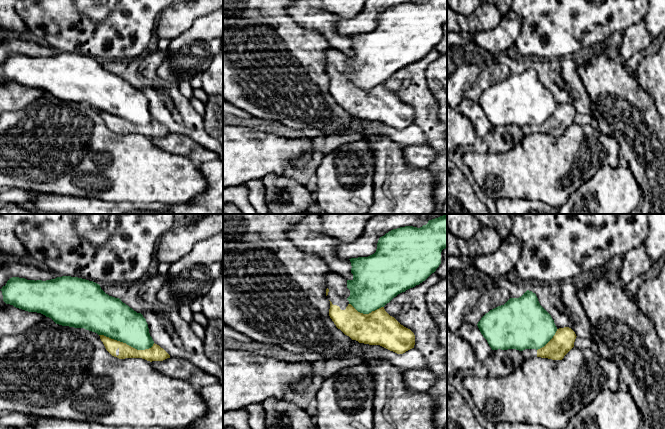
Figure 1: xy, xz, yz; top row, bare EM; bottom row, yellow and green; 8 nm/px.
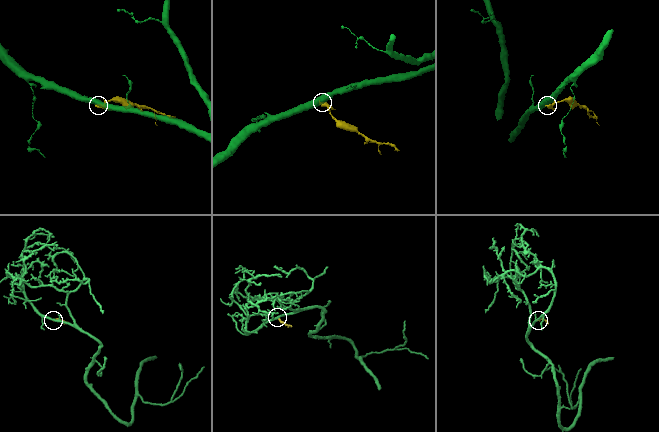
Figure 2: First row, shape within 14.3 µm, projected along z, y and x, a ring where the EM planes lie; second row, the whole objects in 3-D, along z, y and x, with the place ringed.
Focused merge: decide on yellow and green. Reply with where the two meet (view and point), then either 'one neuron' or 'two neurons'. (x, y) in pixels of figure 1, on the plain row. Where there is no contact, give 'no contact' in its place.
meets yellow in xy at (126, 120); two neurons

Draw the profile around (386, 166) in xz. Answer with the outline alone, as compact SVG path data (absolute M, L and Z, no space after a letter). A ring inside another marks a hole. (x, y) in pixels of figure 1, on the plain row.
M374 129L365 130L359 138L370 143L375 164L373 204L365 214L433 214L435 189L441 177L427 168L415 169L408 166L403 158L405 146Z

